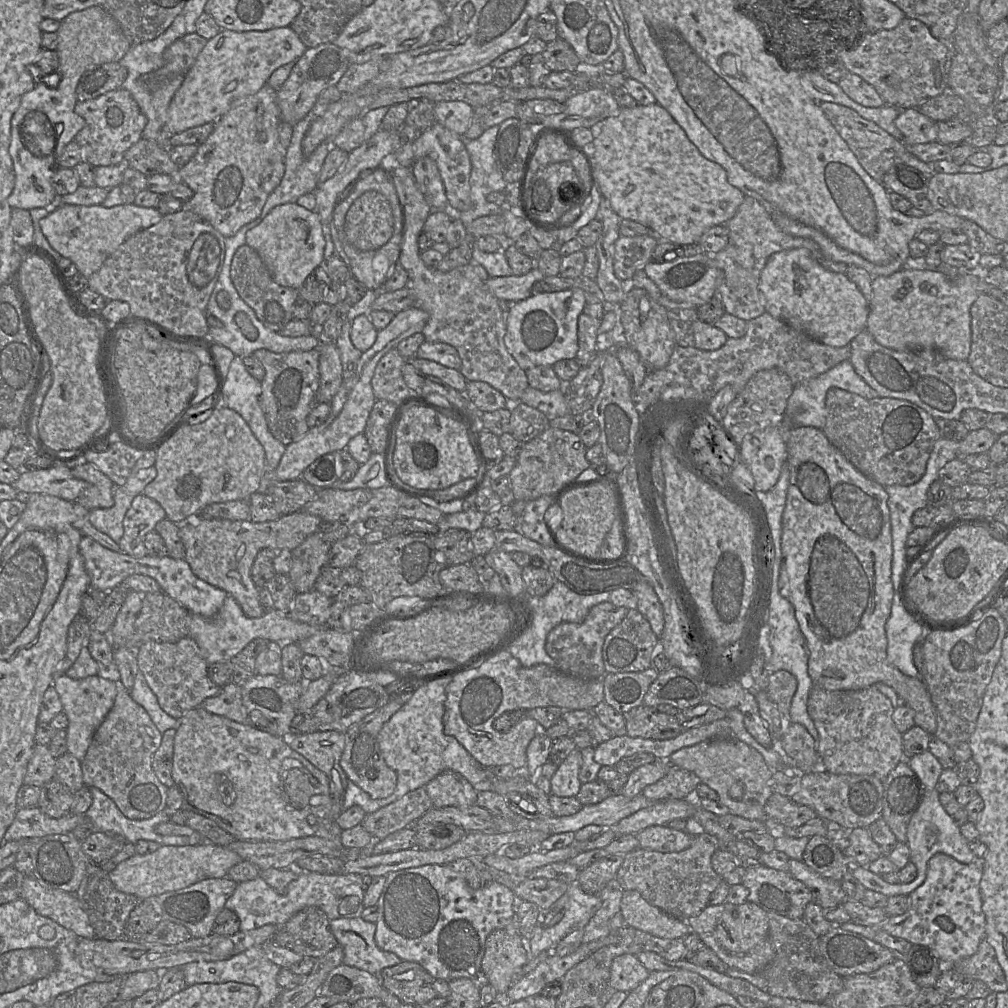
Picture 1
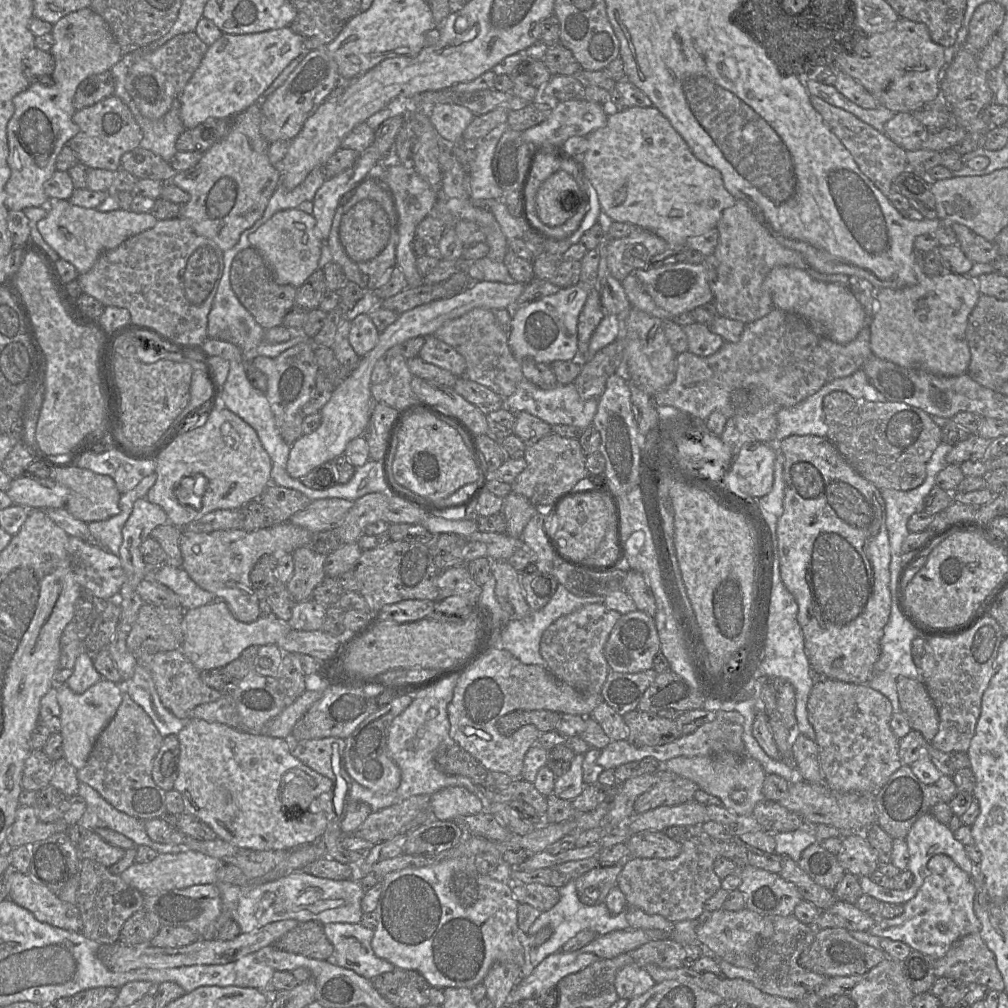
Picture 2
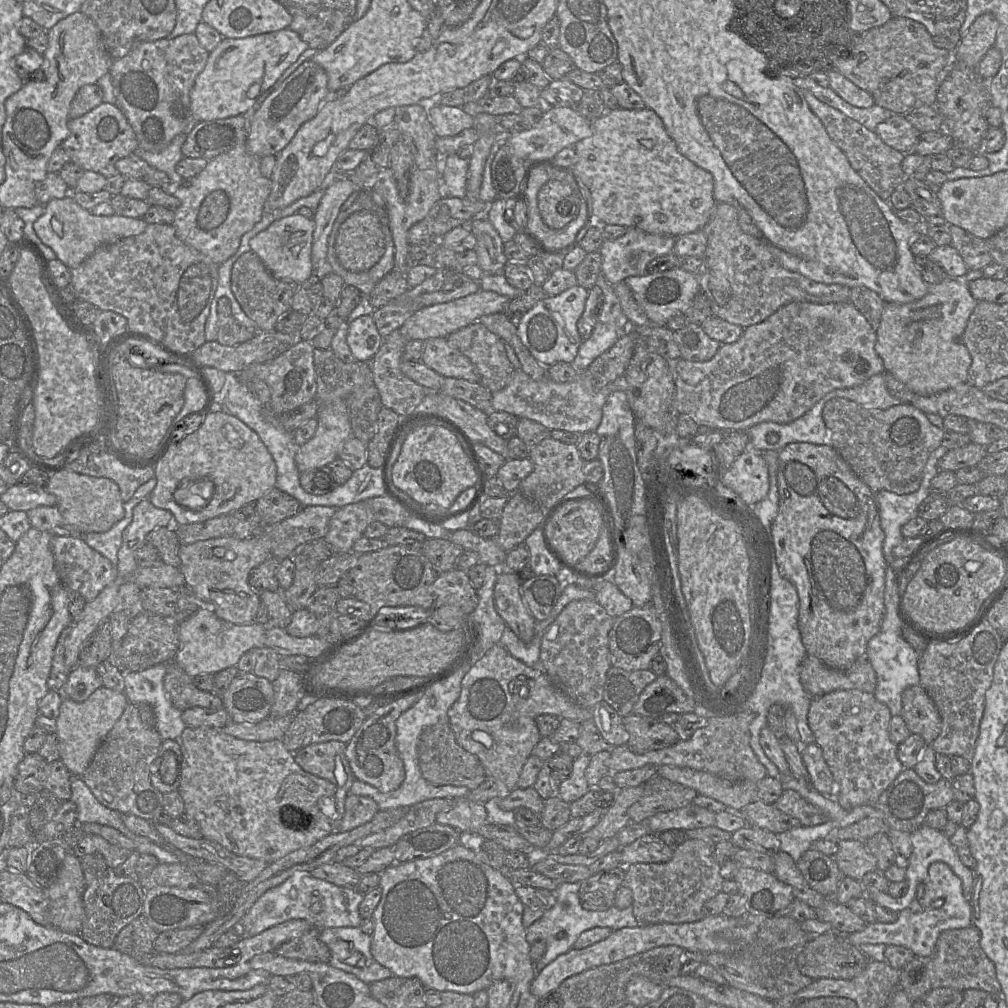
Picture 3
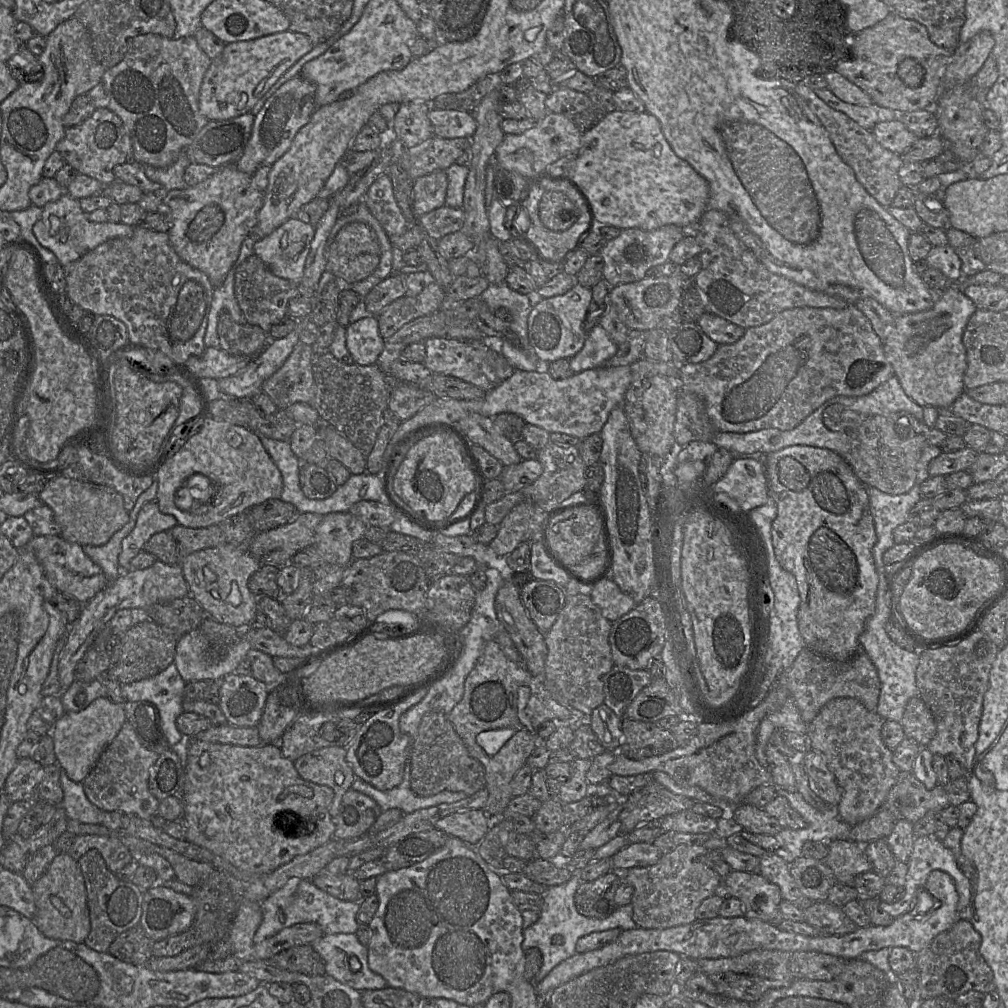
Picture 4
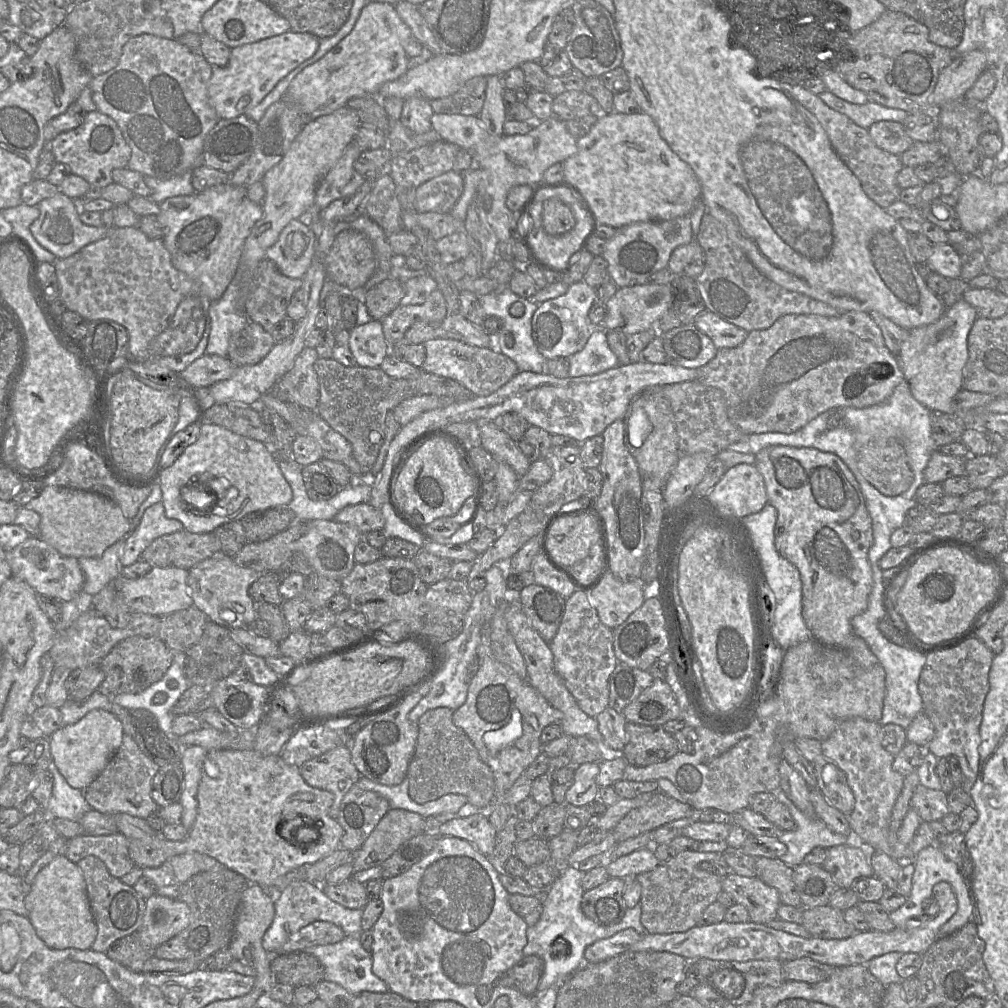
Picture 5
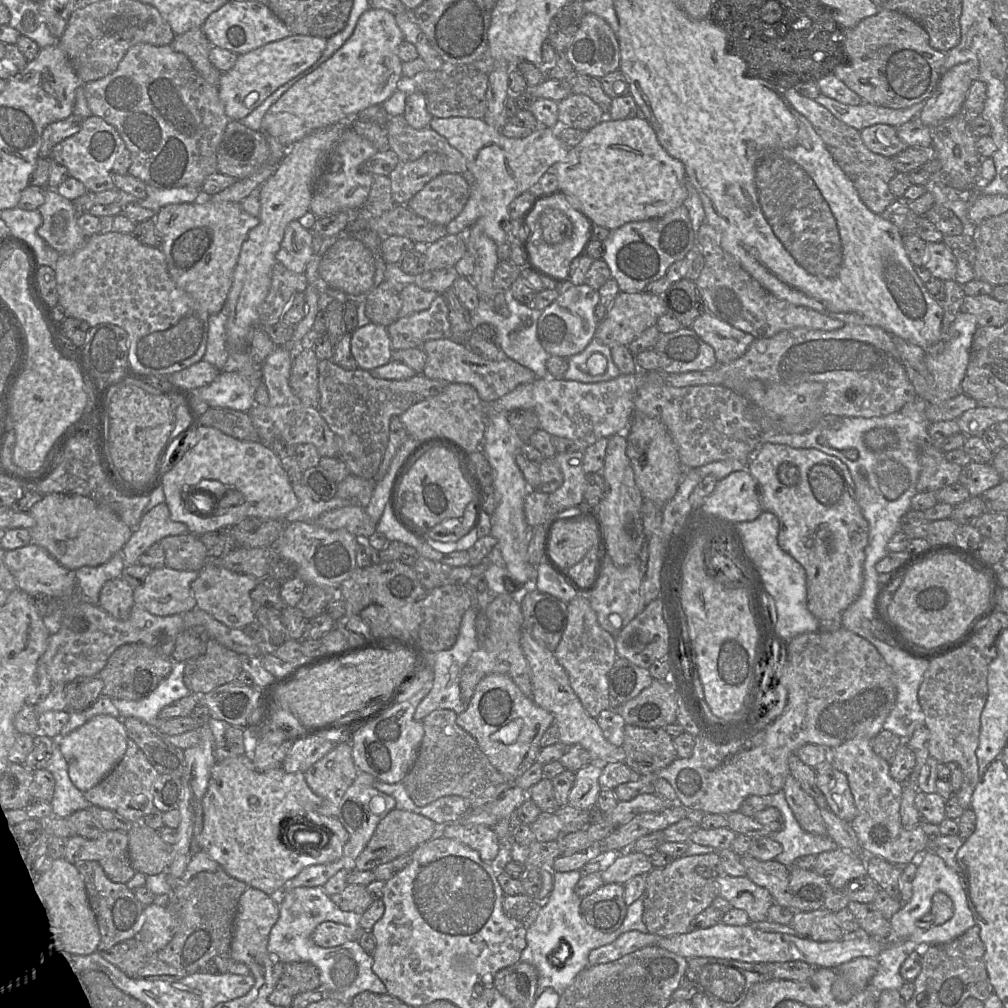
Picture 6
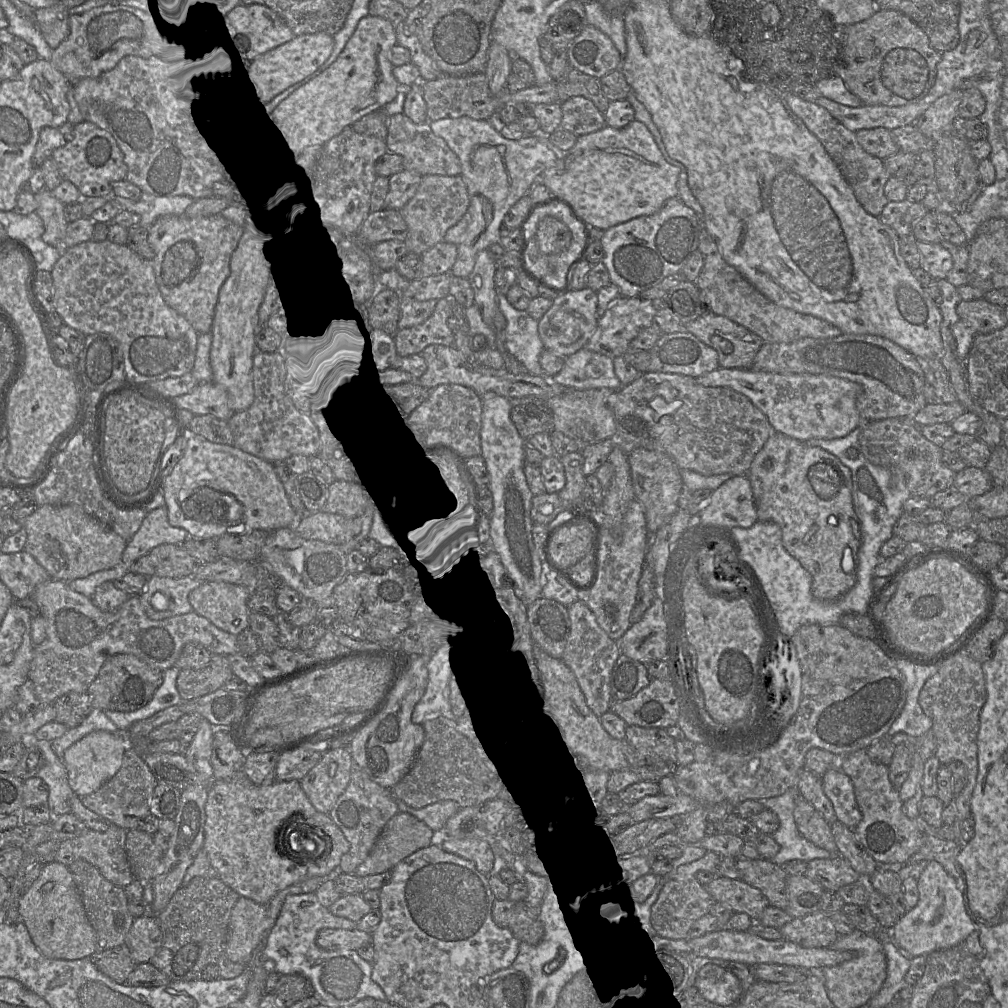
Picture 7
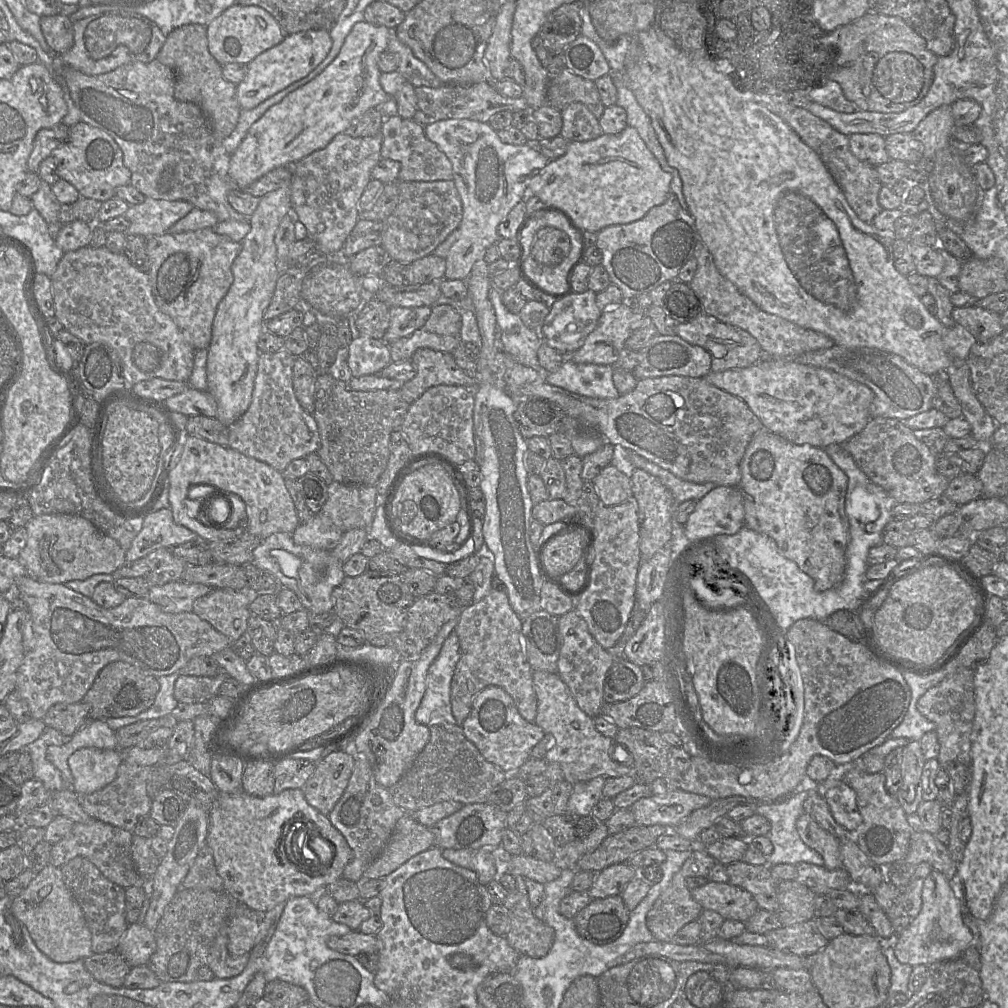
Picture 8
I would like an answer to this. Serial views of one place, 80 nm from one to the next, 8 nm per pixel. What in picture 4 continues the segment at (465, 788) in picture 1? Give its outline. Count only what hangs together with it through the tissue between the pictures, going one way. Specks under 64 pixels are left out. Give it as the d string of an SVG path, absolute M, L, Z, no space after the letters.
M484 810L453 813L436 823L436 828L467 845L477 847L491 827L491 819Z

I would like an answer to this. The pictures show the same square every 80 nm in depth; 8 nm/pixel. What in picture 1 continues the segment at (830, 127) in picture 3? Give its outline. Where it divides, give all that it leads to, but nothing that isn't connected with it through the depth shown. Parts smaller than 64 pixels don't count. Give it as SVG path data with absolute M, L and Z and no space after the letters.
M817 102L834 128L845 140L865 171L876 181L882 183L886 172L895 164L901 163L907 146L903 141L880 128L877 124L861 117L856 111L832 102Z

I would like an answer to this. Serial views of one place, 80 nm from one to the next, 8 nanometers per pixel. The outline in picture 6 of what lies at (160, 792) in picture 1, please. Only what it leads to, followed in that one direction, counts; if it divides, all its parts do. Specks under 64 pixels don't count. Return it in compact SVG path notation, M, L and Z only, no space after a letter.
M128 738L123 759L99 784L84 792L84 797L93 806L114 811L133 823L140 823L155 808L152 786L158 775L144 753Z

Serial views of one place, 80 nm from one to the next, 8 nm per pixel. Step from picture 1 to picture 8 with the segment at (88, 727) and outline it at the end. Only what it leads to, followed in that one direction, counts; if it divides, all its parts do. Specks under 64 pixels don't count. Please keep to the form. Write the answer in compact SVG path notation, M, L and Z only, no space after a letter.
M78 749L68 759L73 791L79 796L86 796L102 789L115 779L121 762L118 749Z

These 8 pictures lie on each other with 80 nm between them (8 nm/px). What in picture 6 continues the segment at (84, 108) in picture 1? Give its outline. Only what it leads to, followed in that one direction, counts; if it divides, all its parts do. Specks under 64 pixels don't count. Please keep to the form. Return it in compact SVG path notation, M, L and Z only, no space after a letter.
M95 115L82 121L81 129L55 145L50 159L67 168L69 176L79 180L90 192L99 193L115 188L113 176L126 175L131 165L131 154L117 129Z

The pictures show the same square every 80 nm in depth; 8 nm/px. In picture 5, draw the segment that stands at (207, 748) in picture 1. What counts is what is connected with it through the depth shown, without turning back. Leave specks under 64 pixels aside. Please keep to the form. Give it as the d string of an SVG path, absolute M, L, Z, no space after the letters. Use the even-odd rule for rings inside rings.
M212 749L212 750L209 750L202 764L202 777L198 787L197 801L198 801L197 817L195 819L193 827L191 828L190 831L188 831L187 836L183 840L170 841L162 837L160 833L156 833L155 836L144 837L140 839L128 839L129 856L134 862L135 866L139 868L146 868L146 867L156 868L163 865L165 862L167 862L169 858L173 856L185 854L188 852L199 852L216 859L219 863L221 863L228 869L244 876L249 881L250 884L257 884L263 888L268 888L268 887L272 887L274 885L274 882L278 878L290 873L291 871L299 869L299 868L304 868L304 866L312 865L318 862L319 860L332 854L334 851L336 851L340 847L341 838L344 834L344 830L342 826L339 824L339 822L328 815L328 811L334 802L334 794L329 791L314 788L308 785L306 781L304 781L303 777L301 776L299 767L285 763L281 755L263 755L255 751L254 749L249 749L249 750ZM298 792L306 792L311 794L311 801L298 799L298 794L297 794ZM297 818L303 818L304 825L305 825L304 827L306 827L307 829L317 831L319 833L319 837L317 838L317 835L314 834L312 836L309 836L309 839L312 840L311 842L300 843L300 842L296 842L293 839L294 835L292 834L292 831L291 831L290 839L287 840L286 838L284 838L281 835L284 825L290 822L291 820L295 820Z

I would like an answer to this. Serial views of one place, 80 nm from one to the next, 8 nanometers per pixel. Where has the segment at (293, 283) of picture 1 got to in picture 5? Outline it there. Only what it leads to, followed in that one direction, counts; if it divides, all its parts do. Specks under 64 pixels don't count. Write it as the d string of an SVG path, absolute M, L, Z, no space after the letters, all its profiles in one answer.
M299 219L291 220L281 231L277 242L267 249L267 259L273 261L281 273L289 278L302 278L316 256L316 237L310 226Z

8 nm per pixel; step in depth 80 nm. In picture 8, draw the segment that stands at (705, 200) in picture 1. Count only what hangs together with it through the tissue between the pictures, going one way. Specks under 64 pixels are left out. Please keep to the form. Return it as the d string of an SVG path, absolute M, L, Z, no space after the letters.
M626 126L626 128L618 134L602 134L593 140L570 142L564 155L555 160L549 161L548 164L542 170L540 170L538 174L533 176L526 188L526 196L534 195L538 197L545 205L547 205L544 208L560 212L568 218L572 226L577 227L581 231L598 233L608 226L628 224L643 218L653 207L658 206L666 201L667 197L671 193L671 182L672 174L664 171L661 168L658 160L648 149L647 145L639 135L637 129L632 126Z

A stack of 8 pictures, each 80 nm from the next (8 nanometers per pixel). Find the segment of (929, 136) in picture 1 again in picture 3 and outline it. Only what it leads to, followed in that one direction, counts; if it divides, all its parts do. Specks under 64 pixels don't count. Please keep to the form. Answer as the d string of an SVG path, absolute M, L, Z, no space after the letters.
M894 114L879 123L875 132L884 143L903 154L913 151L921 134L903 114Z

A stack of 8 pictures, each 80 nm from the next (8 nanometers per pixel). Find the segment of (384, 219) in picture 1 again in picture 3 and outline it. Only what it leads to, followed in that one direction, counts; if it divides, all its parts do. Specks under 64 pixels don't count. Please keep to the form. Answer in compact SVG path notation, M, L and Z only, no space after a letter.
M371 210L351 214L340 226L335 242L339 264L351 272L368 271L385 251L380 218Z

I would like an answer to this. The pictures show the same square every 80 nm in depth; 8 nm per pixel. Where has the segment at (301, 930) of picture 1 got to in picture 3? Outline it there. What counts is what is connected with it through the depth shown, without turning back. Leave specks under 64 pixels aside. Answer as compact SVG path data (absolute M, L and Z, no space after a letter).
M312 927L299 937L277 947L273 952L279 956L312 963L328 963L331 953L320 939L320 930Z

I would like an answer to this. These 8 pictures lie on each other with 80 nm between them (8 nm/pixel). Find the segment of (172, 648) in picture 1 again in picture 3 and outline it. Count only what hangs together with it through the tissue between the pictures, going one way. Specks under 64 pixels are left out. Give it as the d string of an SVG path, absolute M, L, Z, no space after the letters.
M175 661L167 663L163 683L172 704L182 712L193 707L212 710L223 708L219 695L198 689L193 678L186 674Z

